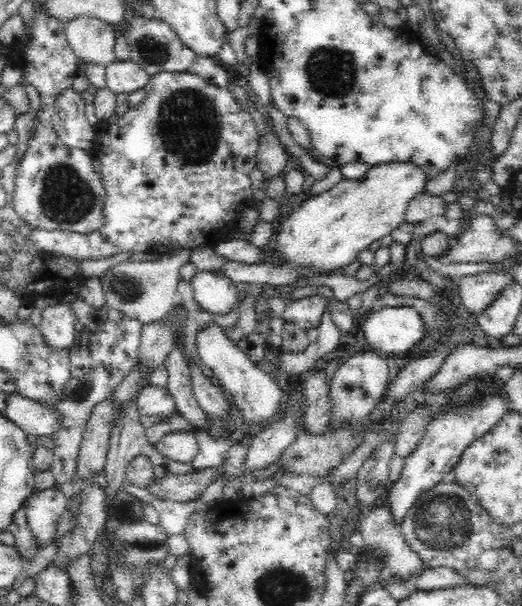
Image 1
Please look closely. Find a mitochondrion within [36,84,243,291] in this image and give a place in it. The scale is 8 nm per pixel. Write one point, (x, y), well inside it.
(188, 125)

